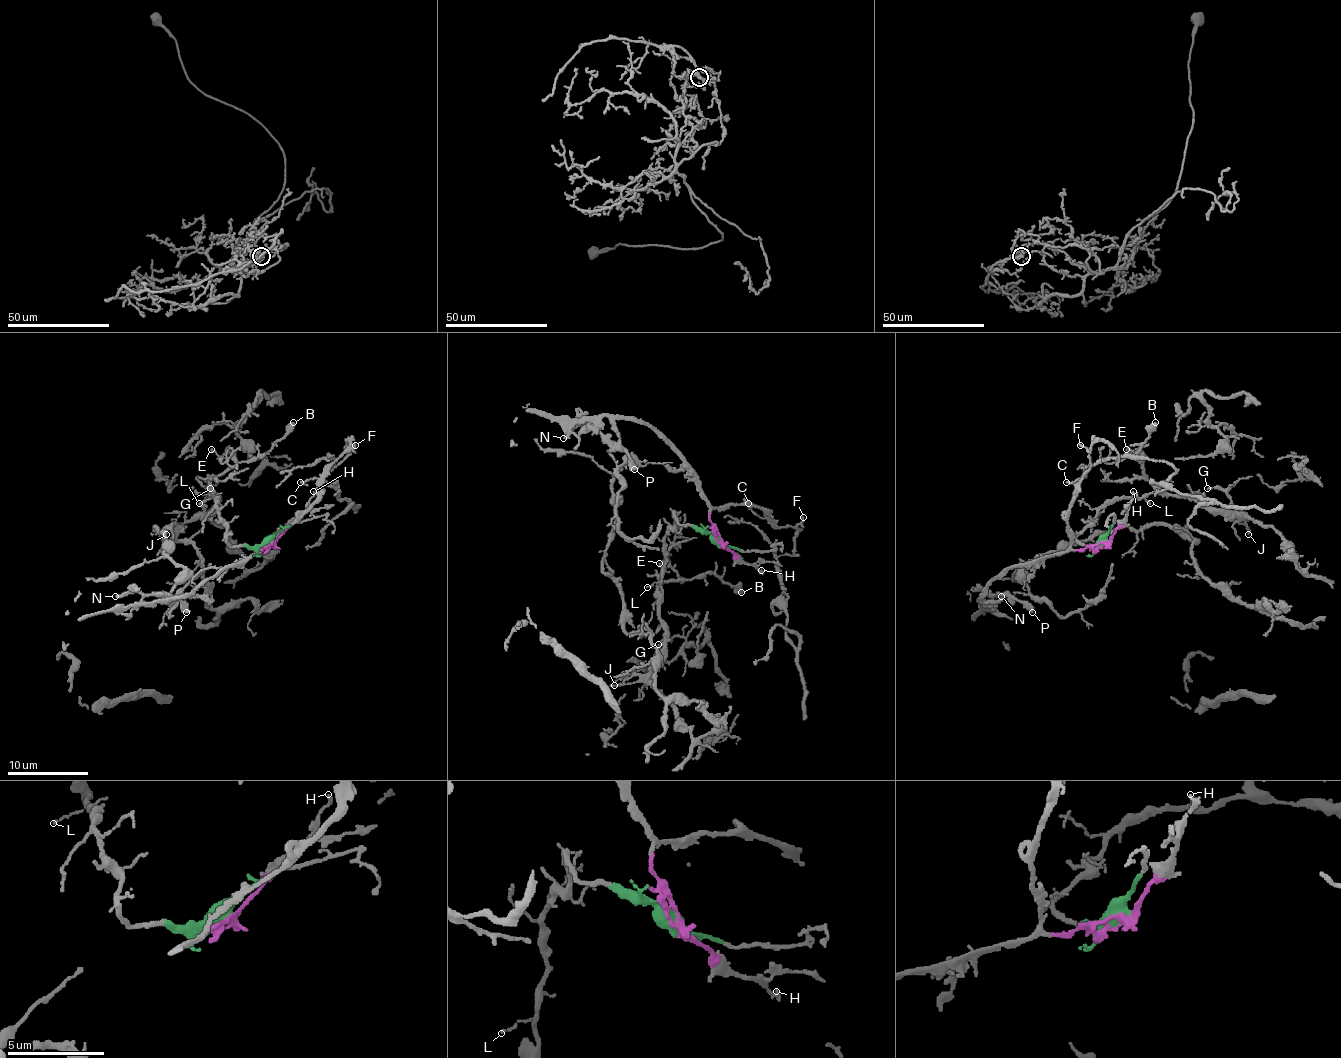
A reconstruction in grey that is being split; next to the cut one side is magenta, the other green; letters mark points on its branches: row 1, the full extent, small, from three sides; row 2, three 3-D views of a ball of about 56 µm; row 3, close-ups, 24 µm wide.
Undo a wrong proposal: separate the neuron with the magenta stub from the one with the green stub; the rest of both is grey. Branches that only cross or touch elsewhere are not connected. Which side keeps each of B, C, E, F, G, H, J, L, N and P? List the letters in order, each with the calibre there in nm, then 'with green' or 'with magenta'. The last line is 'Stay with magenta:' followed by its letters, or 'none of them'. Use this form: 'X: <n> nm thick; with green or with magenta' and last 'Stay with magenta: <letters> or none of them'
B: 500 nm thick; with green
C: 90 nm thick; with magenta
E: 130 nm thick; with green
F: 140 nm thick; with magenta
G: 100 nm thick; with green
H: 160 nm thick; with magenta
J: 160 nm thick; with green
L: 100 nm thick; with green
N: 240 nm thick; with magenta
P: 440 nm thick; with magenta
Stay with magenta: C, F, H, N, P

